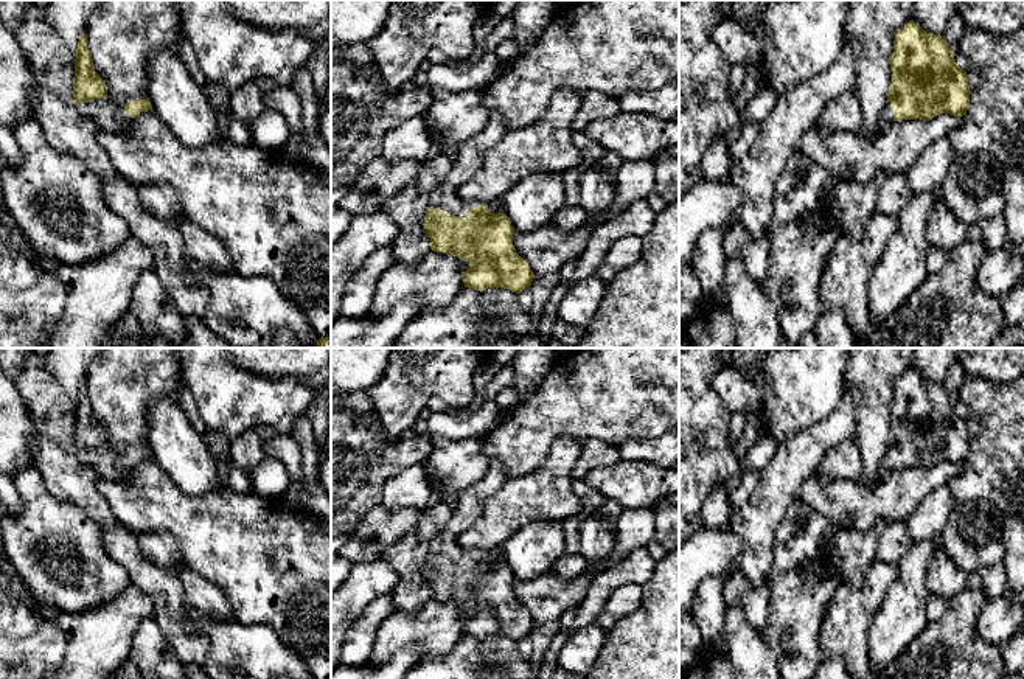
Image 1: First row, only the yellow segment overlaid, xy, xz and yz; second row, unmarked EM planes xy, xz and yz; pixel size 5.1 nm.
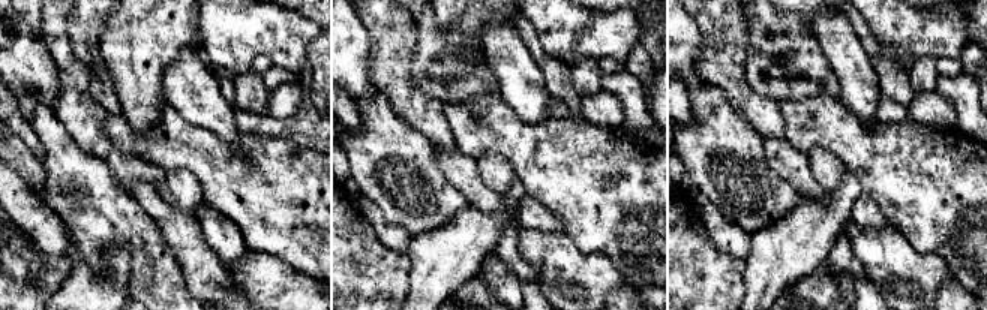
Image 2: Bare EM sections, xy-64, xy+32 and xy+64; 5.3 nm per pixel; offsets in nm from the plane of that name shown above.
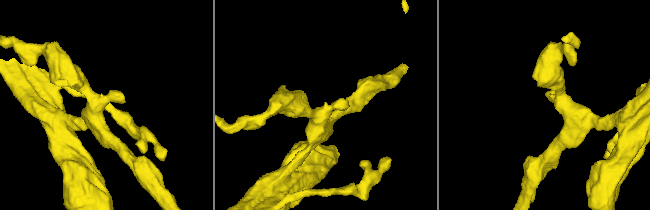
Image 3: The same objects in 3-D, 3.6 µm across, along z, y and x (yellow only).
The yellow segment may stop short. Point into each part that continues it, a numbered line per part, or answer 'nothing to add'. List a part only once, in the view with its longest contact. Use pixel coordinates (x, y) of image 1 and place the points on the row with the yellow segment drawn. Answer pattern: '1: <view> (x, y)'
1: xz (470, 156)

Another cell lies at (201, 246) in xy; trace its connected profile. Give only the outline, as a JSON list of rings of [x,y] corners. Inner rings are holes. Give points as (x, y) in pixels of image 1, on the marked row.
[[[190,219],[179,225],[183,249],[188,258],[210,267],[216,273],[233,273],[233,264],[224,244],[197,227]]]

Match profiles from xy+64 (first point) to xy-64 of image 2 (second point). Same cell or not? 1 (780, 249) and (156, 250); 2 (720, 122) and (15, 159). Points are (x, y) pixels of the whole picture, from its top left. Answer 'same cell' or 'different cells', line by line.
1: different cells
2: different cells

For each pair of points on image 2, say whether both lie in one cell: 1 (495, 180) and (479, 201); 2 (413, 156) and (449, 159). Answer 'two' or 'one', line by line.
1: two
2: two

